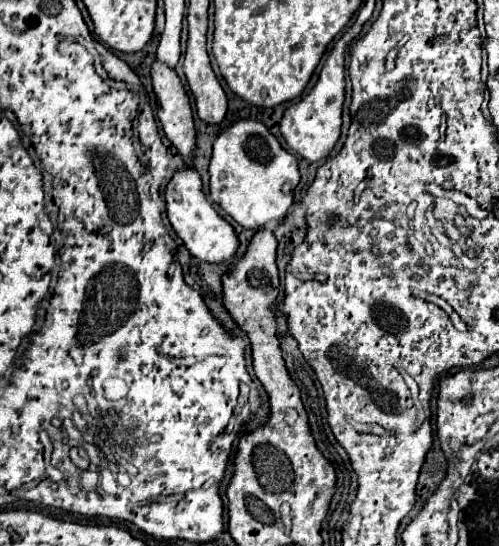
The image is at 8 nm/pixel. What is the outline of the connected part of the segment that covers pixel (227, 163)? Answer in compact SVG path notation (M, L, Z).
M238 120L214 140L210 198L240 226L258 230L272 222L280 222L294 202L294 188L298 182L300 172L296 156L286 152L262 122Z

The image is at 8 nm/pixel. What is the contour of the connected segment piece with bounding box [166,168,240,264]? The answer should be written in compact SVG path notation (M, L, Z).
M184 168L174 174L174 178L166 186L166 212L168 220L178 234L178 238L184 242L184 246L190 250L190 254L202 262L210 264L222 264L236 256L240 242L236 238L234 228L212 208L208 198L202 192L202 180L196 170Z

